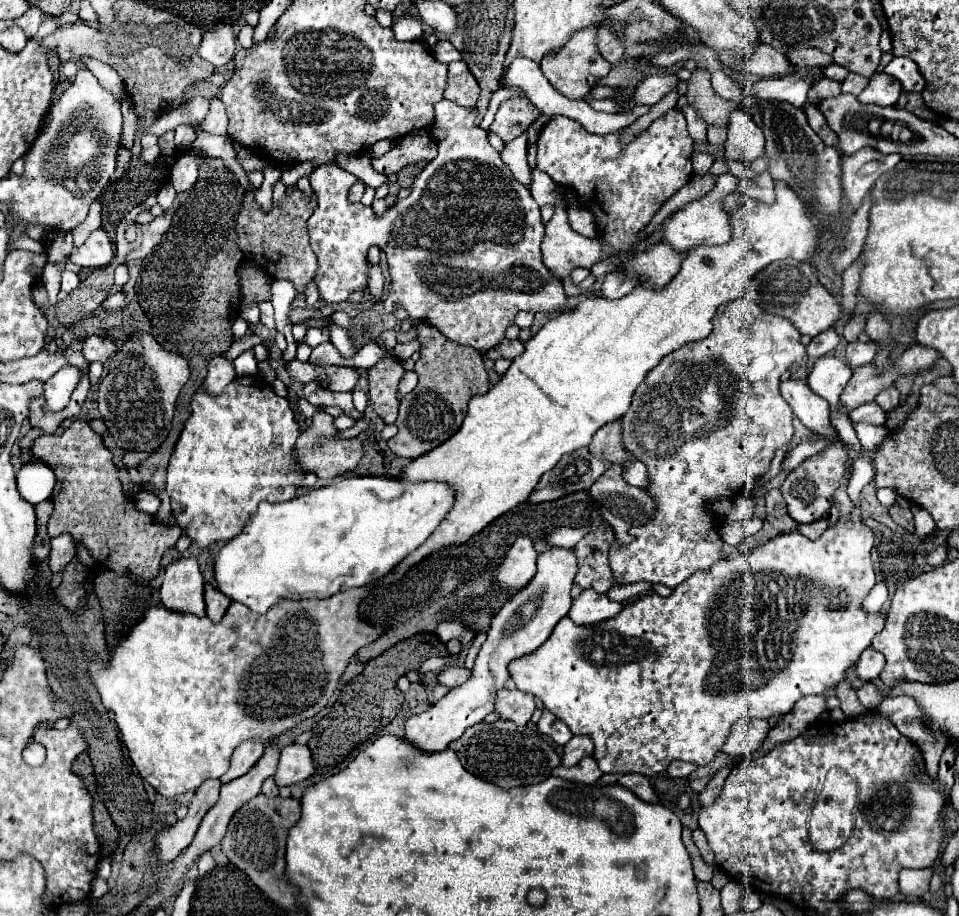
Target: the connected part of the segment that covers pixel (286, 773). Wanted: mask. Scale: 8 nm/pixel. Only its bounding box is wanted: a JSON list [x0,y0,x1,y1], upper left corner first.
[274,743,314,785]

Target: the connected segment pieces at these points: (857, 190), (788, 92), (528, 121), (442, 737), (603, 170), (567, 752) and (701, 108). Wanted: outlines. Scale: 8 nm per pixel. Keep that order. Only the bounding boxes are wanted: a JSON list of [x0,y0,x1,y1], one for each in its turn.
[[840,149,902,209],[746,67,822,107],[490,97,540,143],[404,547,576,753],[536,109,692,253],[562,737,594,767],[686,69,736,127]]

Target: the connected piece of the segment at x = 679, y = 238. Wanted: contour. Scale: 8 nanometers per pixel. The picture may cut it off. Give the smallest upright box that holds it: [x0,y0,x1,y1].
[660,173,738,253]

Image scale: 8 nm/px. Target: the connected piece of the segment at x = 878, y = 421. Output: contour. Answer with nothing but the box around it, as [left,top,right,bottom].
[850,401,886,425]

